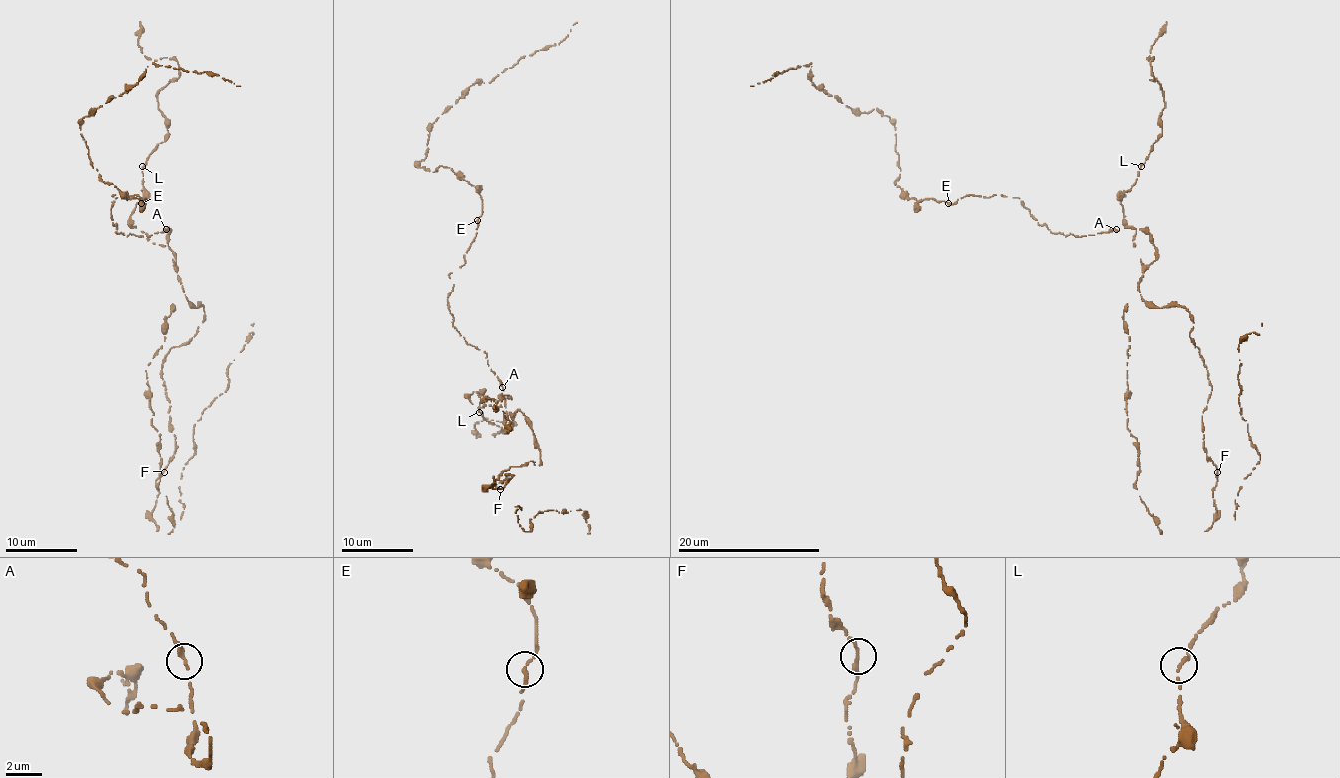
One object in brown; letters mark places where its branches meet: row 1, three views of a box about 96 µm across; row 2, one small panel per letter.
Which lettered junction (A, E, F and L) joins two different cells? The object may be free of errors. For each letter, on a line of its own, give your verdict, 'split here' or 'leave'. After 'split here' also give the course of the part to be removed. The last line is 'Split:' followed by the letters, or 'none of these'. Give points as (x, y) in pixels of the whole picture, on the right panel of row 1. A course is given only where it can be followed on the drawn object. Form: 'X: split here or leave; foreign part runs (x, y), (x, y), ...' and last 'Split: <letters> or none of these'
A: leave
E: leave
F: leave
L: leave
Split: none of these

